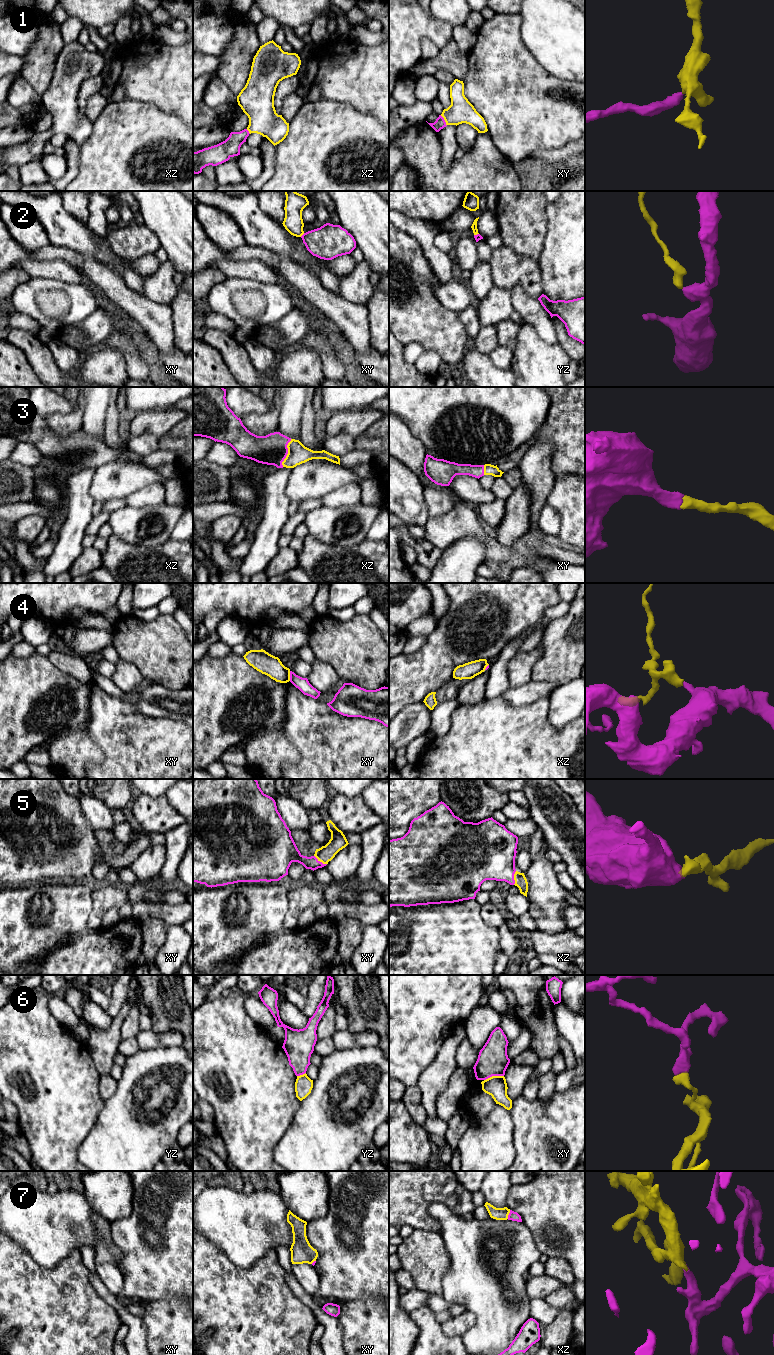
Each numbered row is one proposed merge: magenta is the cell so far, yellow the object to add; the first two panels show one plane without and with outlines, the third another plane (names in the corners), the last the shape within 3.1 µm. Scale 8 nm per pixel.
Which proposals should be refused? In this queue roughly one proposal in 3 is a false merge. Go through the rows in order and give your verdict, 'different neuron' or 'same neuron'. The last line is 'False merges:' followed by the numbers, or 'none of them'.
1: same neuron
2: different neuron
3: same neuron
4: different neuron
5: same neuron
6: different neuron
7: same neuron
False merges: 2, 4, 6

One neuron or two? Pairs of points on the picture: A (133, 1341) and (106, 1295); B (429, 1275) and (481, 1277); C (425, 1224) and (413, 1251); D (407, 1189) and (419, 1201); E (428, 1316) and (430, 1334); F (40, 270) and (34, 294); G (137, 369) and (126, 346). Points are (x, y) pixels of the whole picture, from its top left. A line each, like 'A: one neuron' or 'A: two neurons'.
A: one neuron
B: two neurons
C: two neurons
D: one neuron
E: one neuron
F: two neurons
G: one neuron

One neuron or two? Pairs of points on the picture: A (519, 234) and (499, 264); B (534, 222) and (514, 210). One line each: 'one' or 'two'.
A: two
B: one

